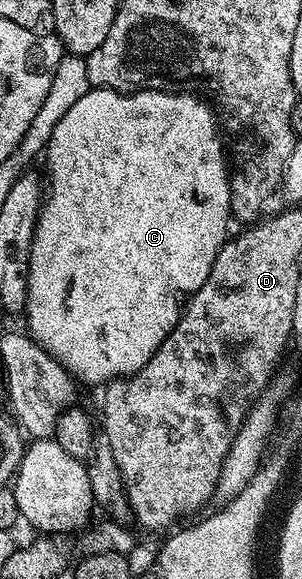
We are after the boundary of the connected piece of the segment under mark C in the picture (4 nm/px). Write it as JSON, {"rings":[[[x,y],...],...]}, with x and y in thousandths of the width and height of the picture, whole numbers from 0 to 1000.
{"rings":[[[305,152],[235,181],[166,235],[152,257],[152,333],[99,428],[86,570],[126,596],[172,611],[262,661],[272,658],[328,668],[368,660],[374,653],[454,646],[543,592],[556,575],[579,566],[603,541],[603,516],[646,508],[656,497],[669,497],[669,491],[682,491],[695,463],[709,463],[709,449],[748,416],[742,377],[772,375],[768,309],[748,252],[728,247],[735,225],[722,216],[719,199],[672,168],[662,171],[636,162],[583,161],[570,155],[454,155],[424,161],[368,152]]]}

